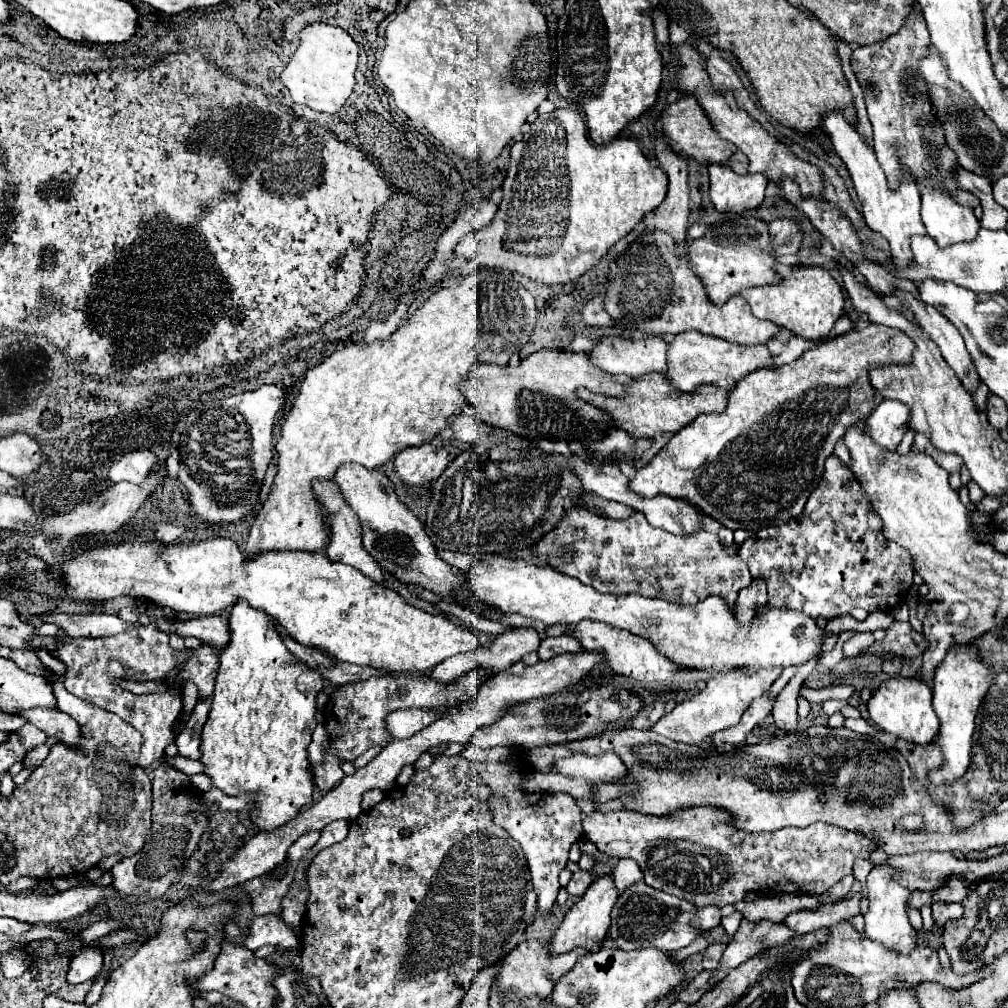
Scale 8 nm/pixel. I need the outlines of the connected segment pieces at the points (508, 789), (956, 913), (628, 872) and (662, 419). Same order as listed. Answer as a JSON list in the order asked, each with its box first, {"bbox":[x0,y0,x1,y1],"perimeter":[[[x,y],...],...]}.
[{"bbox":[476,758,582,914],"perimeter":[[[512,758],[502,762],[482,762],[476,764],[476,772],[482,776],[486,786],[492,790],[488,800],[494,814],[494,822],[502,826],[524,850],[528,870],[532,874],[532,884],[538,894],[538,910],[550,914],[556,904],[556,894],[560,890],[558,874],[568,862],[570,846],[580,840],[582,826],[578,826],[580,808],[568,792],[526,792],[520,788],[524,778],[524,758]]]},{"bbox":[932,904,962,928],"perimeter":[[[934,904],[932,906],[932,916],[938,928],[942,928],[948,920],[958,920],[962,918],[962,904]]]},{"bbox":[614,860,642,895],"perimeter":[[[618,860],[614,884],[618,888],[619,895],[636,882],[642,882],[642,870],[636,866],[636,862],[634,860]]]},{"bbox":[578,374,730,438],"perimeter":[[[646,374],[646,378],[632,380],[628,384],[626,396],[622,398],[610,398],[594,394],[586,388],[578,388],[578,398],[594,402],[594,406],[610,412],[614,424],[626,430],[634,438],[654,438],[656,434],[662,432],[678,432],[700,414],[712,414],[712,412],[722,414],[728,406],[728,394],[730,394],[728,388],[718,388],[718,386],[702,386],[702,390],[696,390],[694,394],[680,392],[670,384],[670,380],[664,374]]]}]

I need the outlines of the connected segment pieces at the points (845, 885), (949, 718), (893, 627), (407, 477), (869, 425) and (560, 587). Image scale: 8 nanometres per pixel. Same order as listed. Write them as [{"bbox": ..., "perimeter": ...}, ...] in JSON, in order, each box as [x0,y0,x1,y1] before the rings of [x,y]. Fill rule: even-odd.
[{"bbox":[820,874,854,904],"perimeter":[[[849,874],[832,886],[826,893],[822,894],[820,901],[822,904],[835,903],[851,891],[854,877]]]},{"bbox":[926,644,990,786],"perimeter":[[[970,644],[954,646],[950,654],[946,654],[944,662],[938,664],[934,674],[934,712],[940,718],[940,732],[934,740],[934,746],[940,750],[944,764],[932,772],[928,772],[926,786],[940,786],[940,784],[952,784],[960,780],[968,766],[970,766],[970,750],[972,750],[972,732],[974,732],[974,718],[978,712],[978,706],[982,698],[988,692],[986,686],[986,670],[990,670],[984,662],[978,662],[970,650],[966,650]]]},{"bbox":[872,622,926,658],"perimeter":[[[892,622],[886,630],[886,636],[882,642],[874,642],[872,650],[878,654],[900,654],[906,658],[916,658],[926,650],[926,638],[922,634],[914,632],[908,622]]]},{"bbox":[394,444,448,490],"perimeter":[[[432,444],[404,448],[394,458],[396,476],[412,490],[420,490],[424,482],[436,480],[448,466],[448,452]]]},{"bbox":[864,402,910,450],"perimeter":[[[882,402],[876,406],[874,414],[864,422],[864,432],[882,448],[894,450],[904,432],[906,418],[910,418],[910,410],[902,406],[902,402]]]},{"bbox":[470,554,824,670],"perimeter":[[[480,554],[478,560],[472,564],[470,572],[470,590],[474,596],[480,600],[500,608],[504,614],[518,612],[522,616],[542,620],[546,626],[554,624],[566,624],[566,626],[576,626],[582,620],[596,620],[604,622],[610,626],[616,626],[620,630],[628,630],[630,634],[650,638],[662,654],[674,658],[674,662],[682,662],[684,668],[706,668],[706,670],[726,670],[726,668],[760,668],[760,666],[790,666],[790,664],[804,664],[810,660],[814,654],[822,654],[822,640],[824,640],[824,630],[816,626],[816,620],[806,618],[804,614],[790,612],[790,610],[768,610],[766,606],[758,608],[758,614],[754,616],[754,622],[750,626],[738,626],[734,618],[734,610],[728,608],[722,598],[706,598],[698,604],[684,606],[684,604],[674,604],[666,602],[662,598],[644,598],[640,594],[602,594],[594,590],[592,586],[582,584],[578,578],[566,576],[562,572],[556,572],[552,568],[538,568],[532,564],[526,564],[522,560],[514,558],[504,558],[504,556],[494,556],[494,554]]]}]

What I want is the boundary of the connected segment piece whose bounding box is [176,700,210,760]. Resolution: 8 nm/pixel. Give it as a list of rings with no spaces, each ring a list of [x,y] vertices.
[[[198,700],[196,708],[186,724],[186,728],[176,736],[176,746],[178,746],[178,754],[198,760],[200,758],[200,736],[202,736],[202,728],[208,720],[208,710],[210,710],[210,702],[208,700]]]

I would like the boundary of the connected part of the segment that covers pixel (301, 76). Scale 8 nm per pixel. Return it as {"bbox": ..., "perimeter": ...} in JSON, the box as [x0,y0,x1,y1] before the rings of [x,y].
{"bbox":[280,24,358,114],"perimeter":[[[310,24],[300,32],[300,46],[284,68],[280,80],[290,90],[294,102],[306,104],[318,112],[336,114],[354,92],[356,66],[358,44],[344,28],[332,24]]]}

